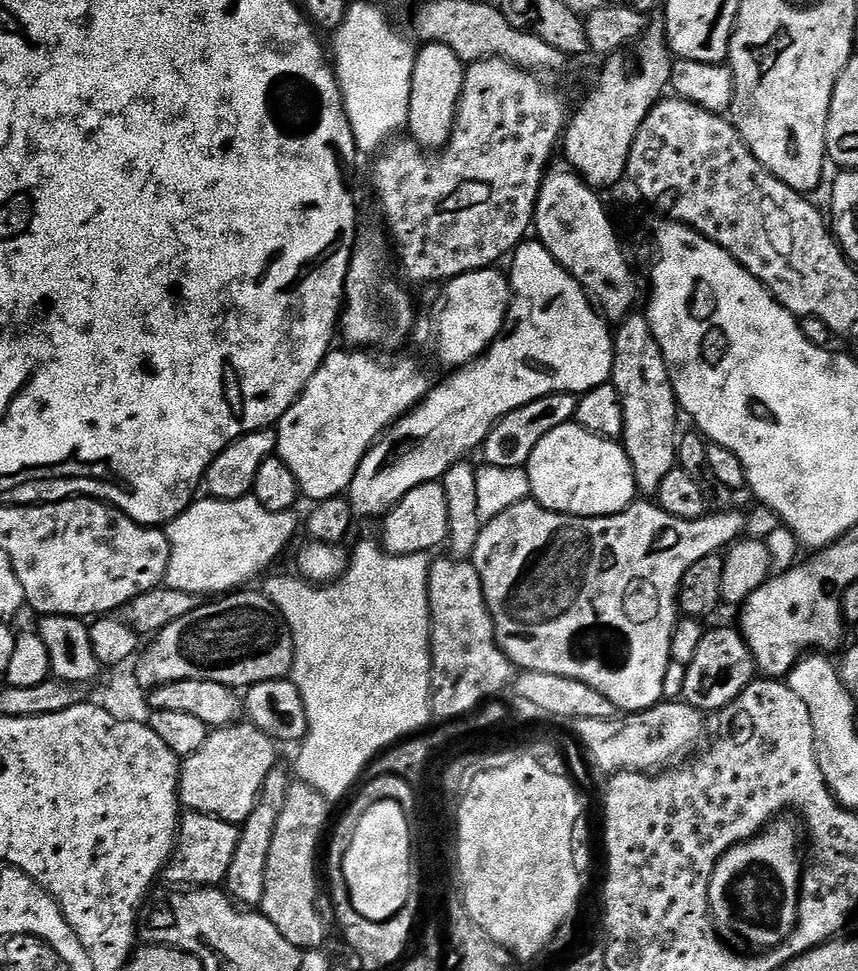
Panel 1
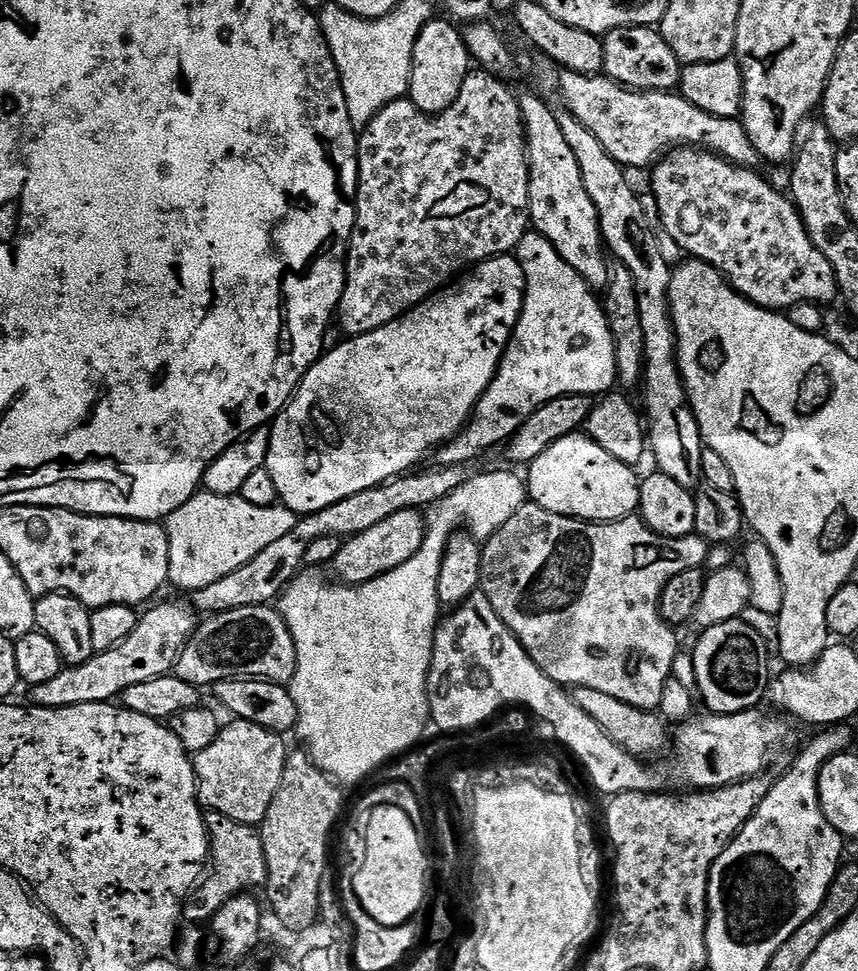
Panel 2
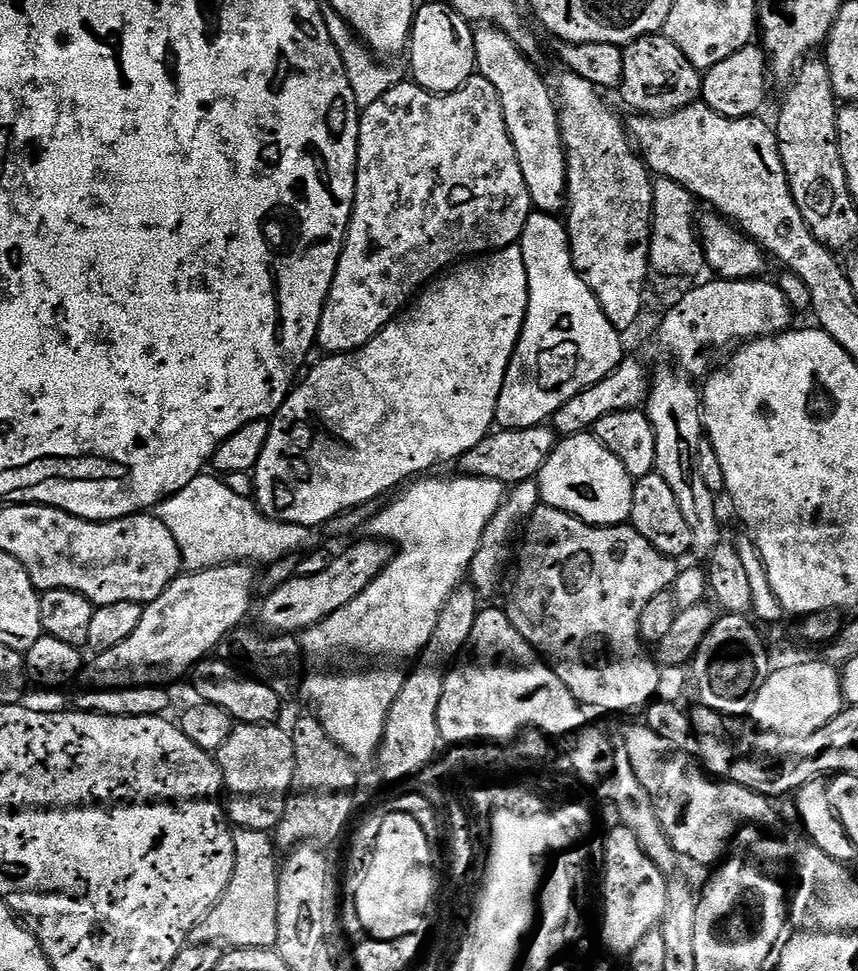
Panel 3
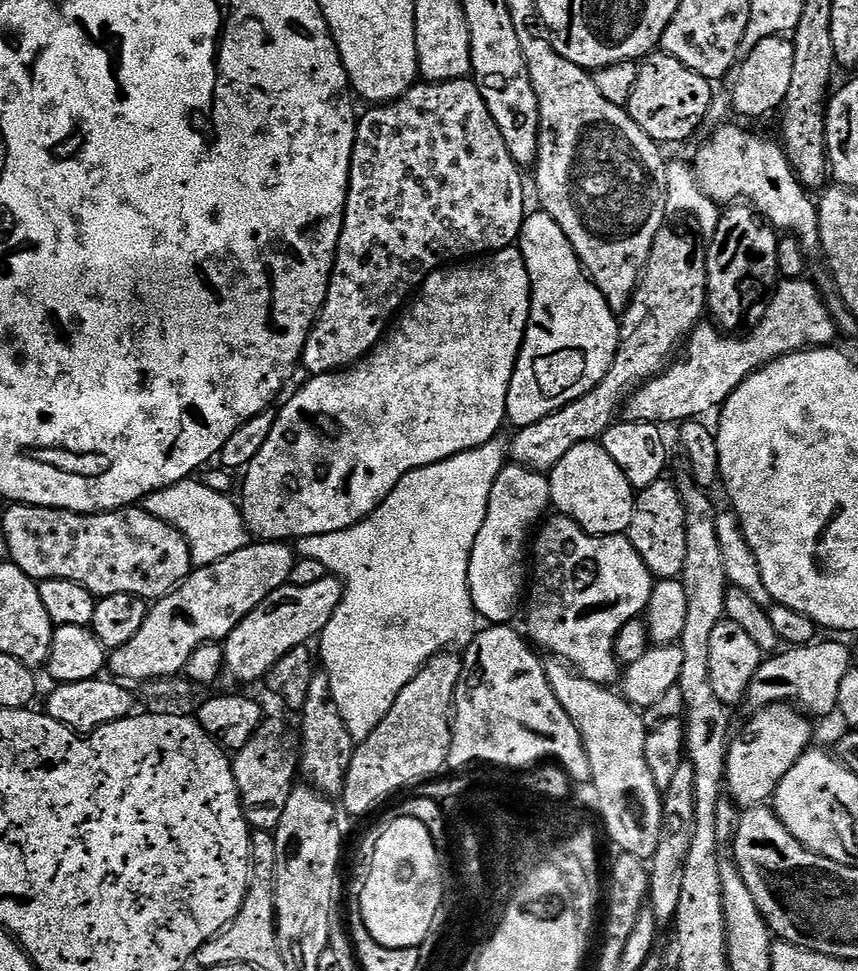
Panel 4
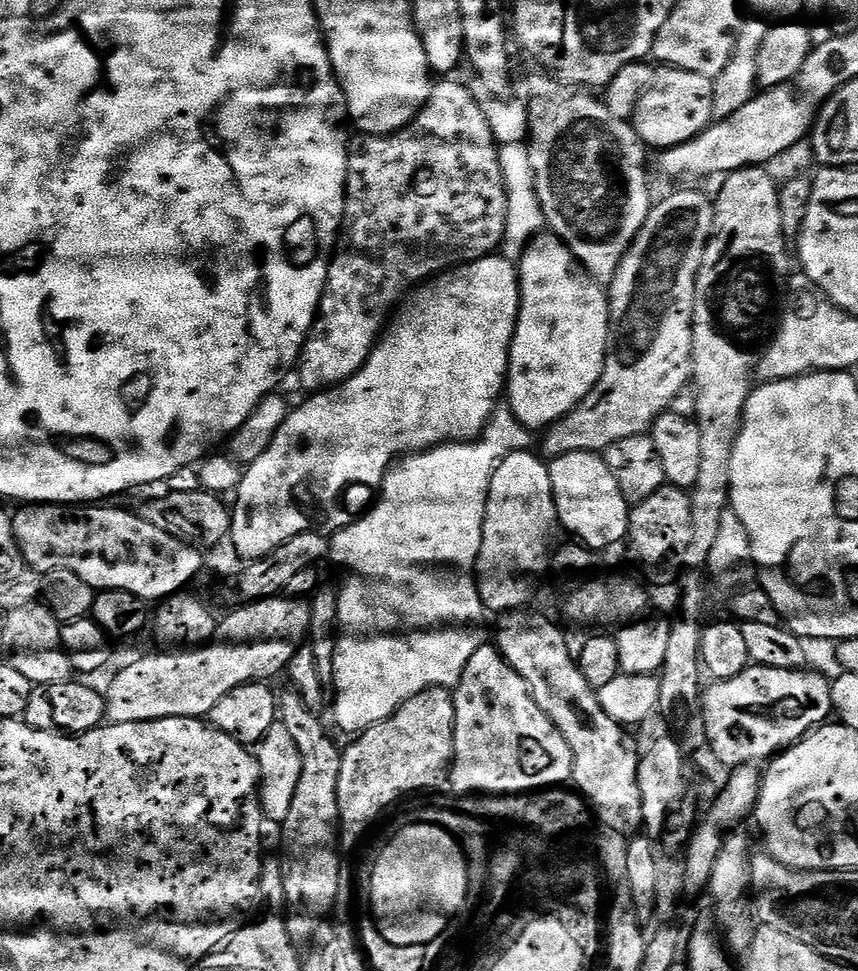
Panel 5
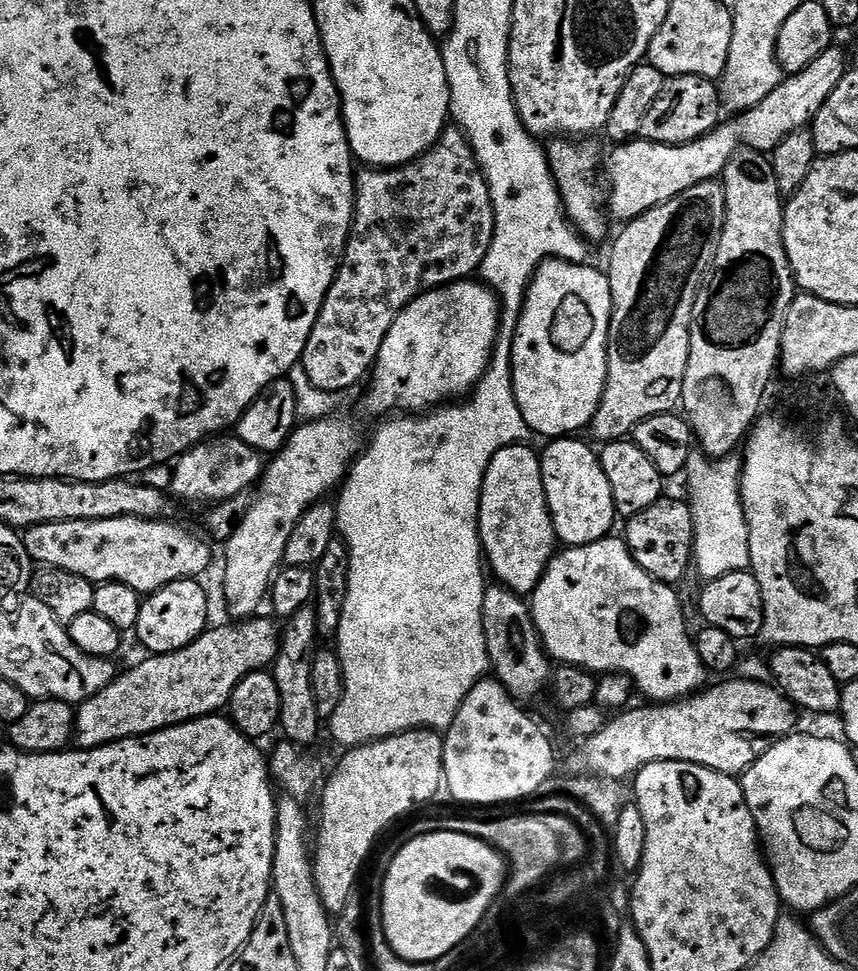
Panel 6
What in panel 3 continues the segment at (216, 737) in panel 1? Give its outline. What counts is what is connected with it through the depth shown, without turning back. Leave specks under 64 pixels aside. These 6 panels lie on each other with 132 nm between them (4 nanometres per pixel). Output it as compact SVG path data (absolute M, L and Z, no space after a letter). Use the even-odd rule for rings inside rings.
M276 722L270 724L237 723L232 729L230 738L226 738L226 742L222 742L222 746L214 754L216 764L222 770L225 789L236 795L232 801L227 801L226 815L237 829L249 828L250 830L271 833L284 816L290 793L294 788L296 759L294 758L294 742L289 729L287 727L279 728L280 726Z

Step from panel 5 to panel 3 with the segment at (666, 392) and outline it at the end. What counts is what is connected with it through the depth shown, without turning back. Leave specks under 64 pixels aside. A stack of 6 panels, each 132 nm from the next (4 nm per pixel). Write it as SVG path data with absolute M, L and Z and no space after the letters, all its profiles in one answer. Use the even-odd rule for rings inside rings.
M539 424L533 428L500 428L488 433L474 450L466 450L458 461L458 472L462 476L477 476L493 480L505 486L521 484L527 480L536 480L546 458L556 448L558 437L551 427Z

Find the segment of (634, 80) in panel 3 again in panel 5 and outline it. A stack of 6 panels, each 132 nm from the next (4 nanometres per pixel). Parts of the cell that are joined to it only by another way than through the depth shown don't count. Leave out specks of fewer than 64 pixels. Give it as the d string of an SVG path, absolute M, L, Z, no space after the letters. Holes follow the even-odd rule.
M657 67L656 77L652 79L636 107L634 127L641 142L649 149L677 148L708 129L708 125L713 123L714 114L712 81L713 77L694 74L690 70Z

